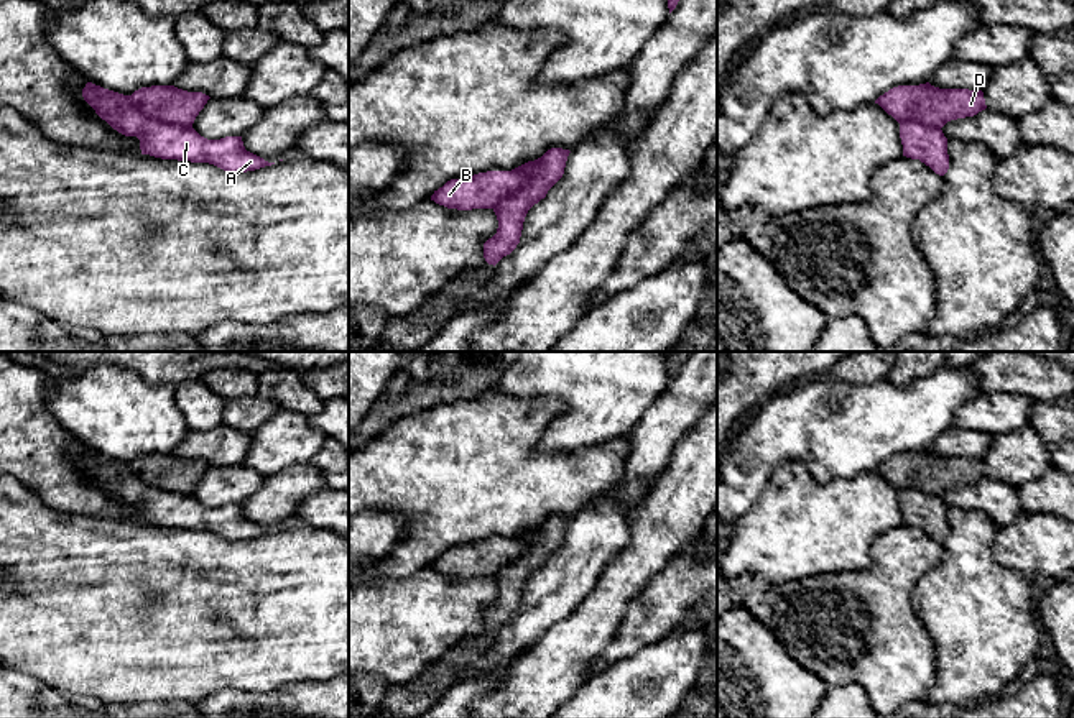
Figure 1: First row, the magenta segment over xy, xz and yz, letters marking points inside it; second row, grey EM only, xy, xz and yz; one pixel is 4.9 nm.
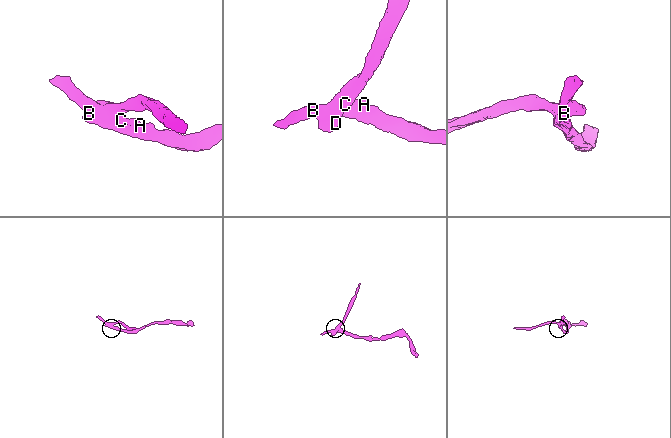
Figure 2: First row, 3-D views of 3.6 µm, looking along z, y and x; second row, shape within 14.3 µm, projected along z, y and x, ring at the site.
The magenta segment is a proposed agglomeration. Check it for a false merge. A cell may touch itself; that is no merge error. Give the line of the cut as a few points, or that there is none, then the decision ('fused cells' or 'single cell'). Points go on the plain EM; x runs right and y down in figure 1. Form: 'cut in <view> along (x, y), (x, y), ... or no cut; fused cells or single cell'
cut in xy along (129, 464), (145, 483), (191, 495); fused cells

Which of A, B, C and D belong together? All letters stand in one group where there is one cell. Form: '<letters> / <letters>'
A B C / D

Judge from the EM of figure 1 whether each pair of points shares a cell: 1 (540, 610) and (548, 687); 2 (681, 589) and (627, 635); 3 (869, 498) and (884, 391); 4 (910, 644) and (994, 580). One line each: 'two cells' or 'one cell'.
1: two cells
2: one cell
3: two cells
4: two cells

